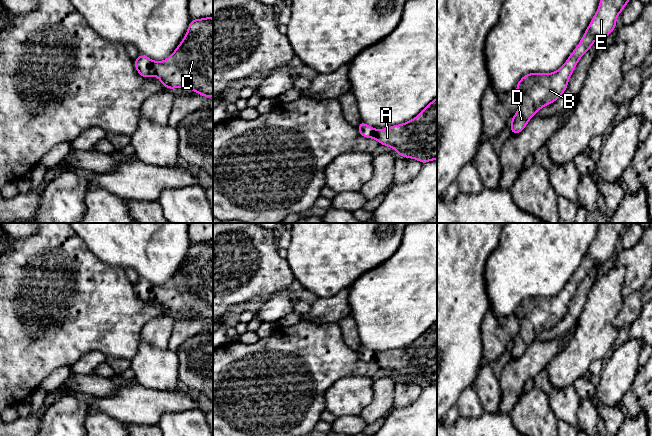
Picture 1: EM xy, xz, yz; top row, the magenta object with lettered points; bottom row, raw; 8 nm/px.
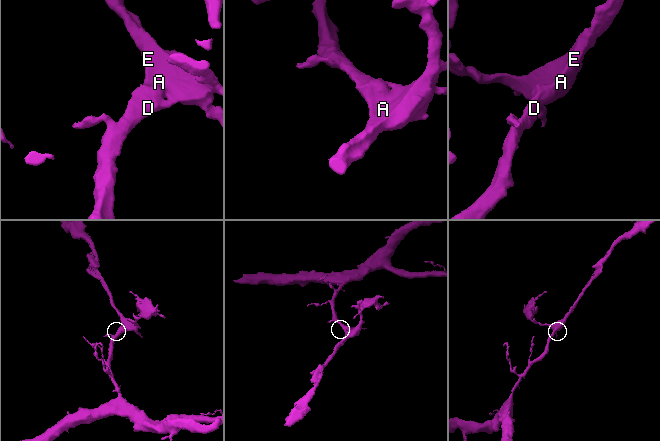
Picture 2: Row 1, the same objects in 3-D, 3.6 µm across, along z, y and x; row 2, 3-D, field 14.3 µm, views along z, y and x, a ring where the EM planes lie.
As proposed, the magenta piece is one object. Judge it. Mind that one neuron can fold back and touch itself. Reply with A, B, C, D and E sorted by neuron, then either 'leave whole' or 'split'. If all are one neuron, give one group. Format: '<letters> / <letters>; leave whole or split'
A B C D E; leave whole

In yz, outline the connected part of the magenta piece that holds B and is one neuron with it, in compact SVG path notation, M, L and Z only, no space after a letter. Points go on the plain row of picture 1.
M601 223L580 267L557 295L528 297L519 304L515 314L520 328L510 346L512 358L519 358L542 331L552 328L562 320L578 285L592 271L595 264L602 264L613 256L617 240L630 224Z

